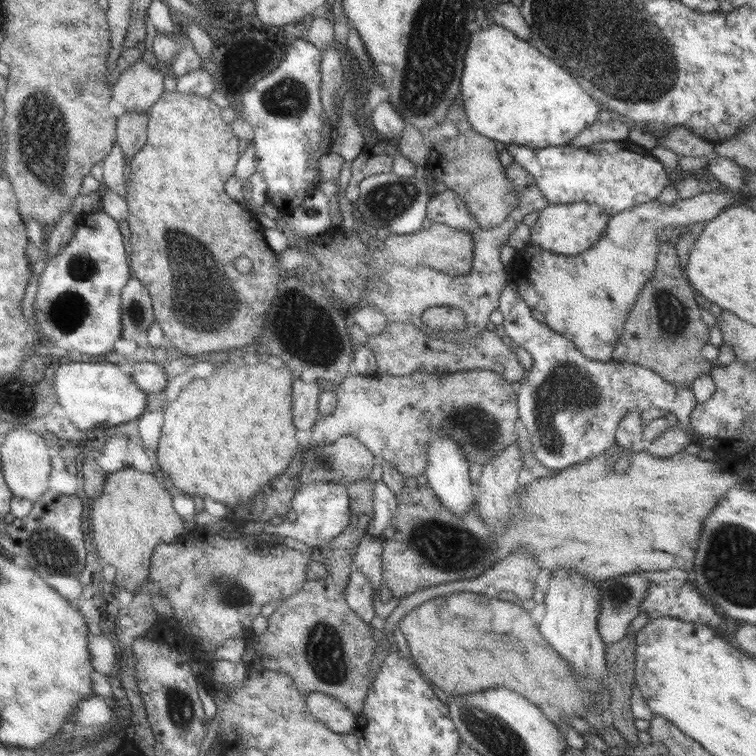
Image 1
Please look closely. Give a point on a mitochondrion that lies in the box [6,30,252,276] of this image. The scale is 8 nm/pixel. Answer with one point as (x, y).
(44, 138)

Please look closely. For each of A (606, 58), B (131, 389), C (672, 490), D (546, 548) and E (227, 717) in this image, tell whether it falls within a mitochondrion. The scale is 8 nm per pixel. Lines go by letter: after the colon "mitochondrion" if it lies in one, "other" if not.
A: mitochondrion
B: other
C: other
D: other
E: other

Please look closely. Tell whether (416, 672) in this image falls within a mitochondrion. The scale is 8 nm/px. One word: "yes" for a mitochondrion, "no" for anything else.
no

